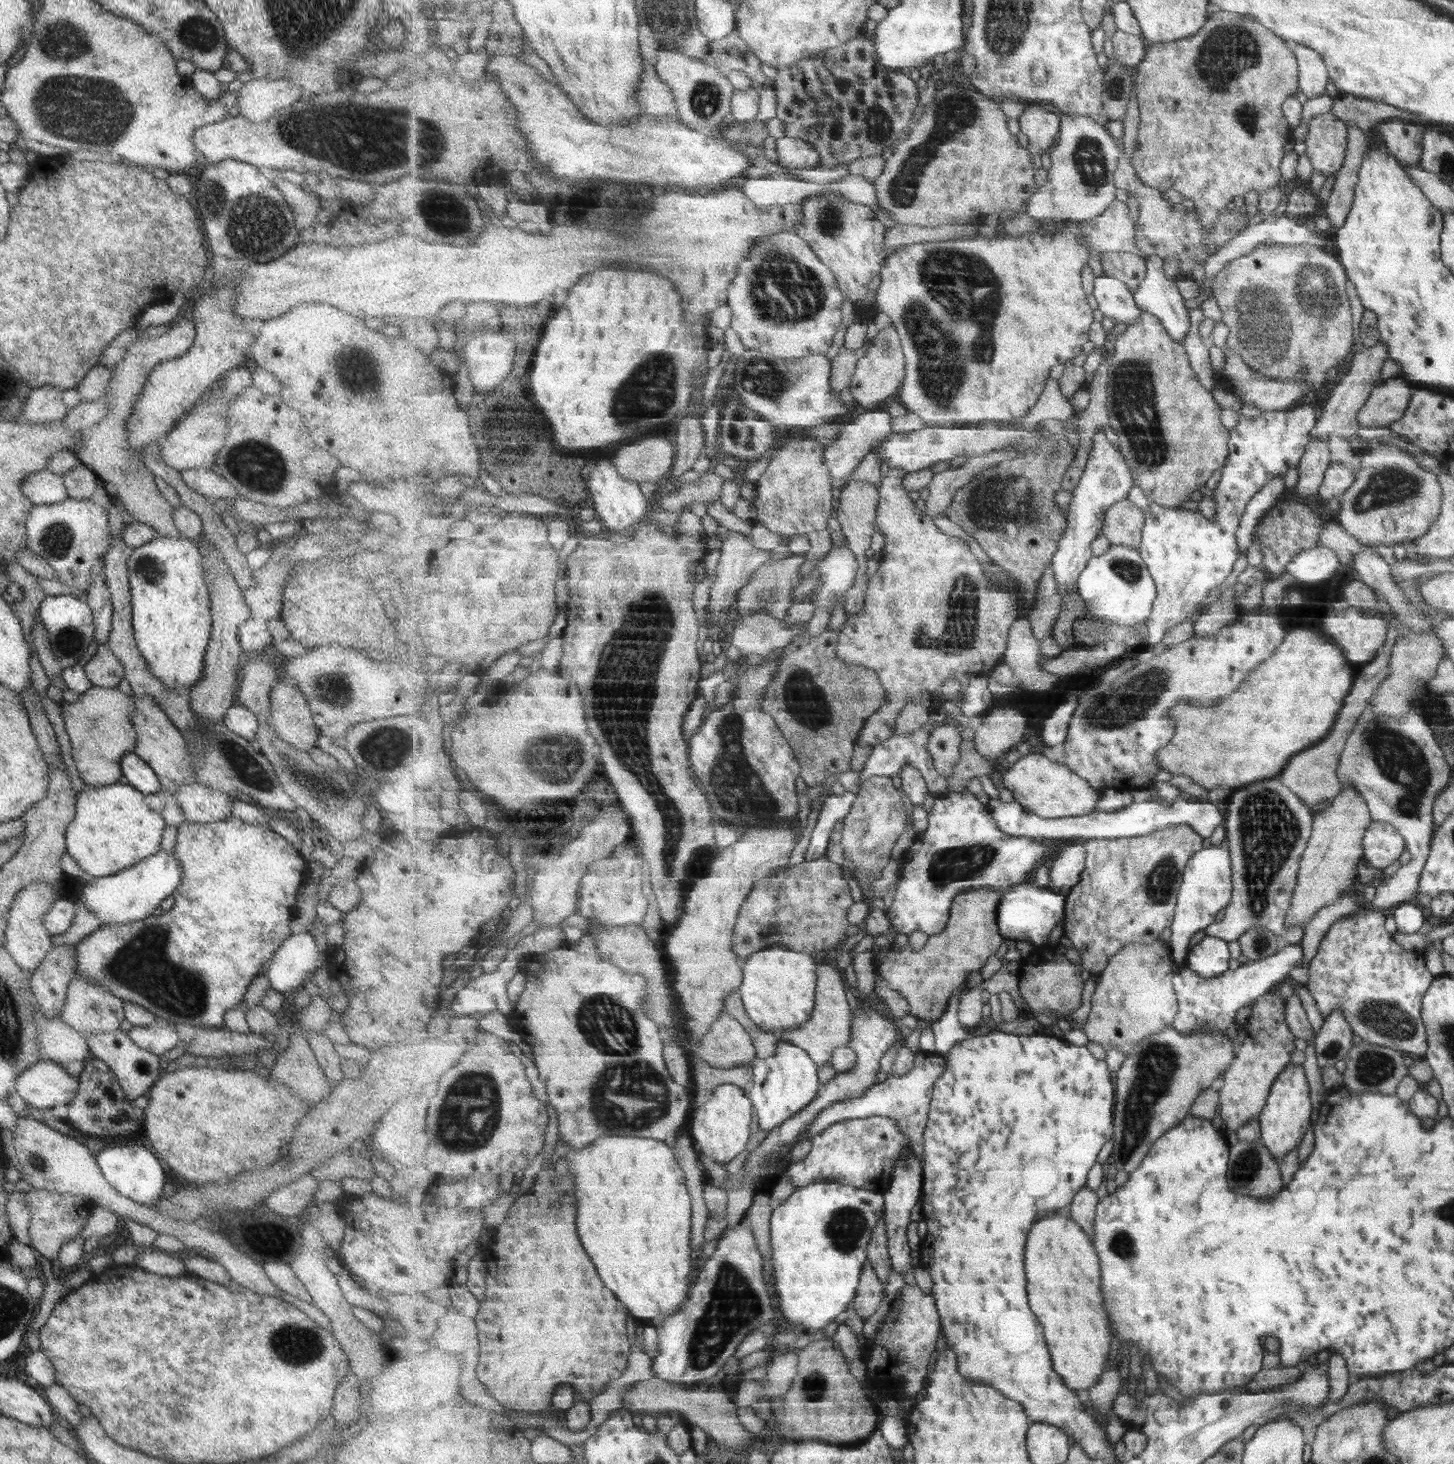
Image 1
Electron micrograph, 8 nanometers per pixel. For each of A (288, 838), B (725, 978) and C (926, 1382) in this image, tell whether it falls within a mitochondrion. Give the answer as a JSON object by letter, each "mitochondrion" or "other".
{"A":"other","B":"other","C":"other"}

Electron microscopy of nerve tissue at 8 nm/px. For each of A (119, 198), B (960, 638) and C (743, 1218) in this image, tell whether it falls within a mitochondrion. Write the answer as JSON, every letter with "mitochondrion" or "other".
{"A":"other","B":"mitochondrion","C":"other"}

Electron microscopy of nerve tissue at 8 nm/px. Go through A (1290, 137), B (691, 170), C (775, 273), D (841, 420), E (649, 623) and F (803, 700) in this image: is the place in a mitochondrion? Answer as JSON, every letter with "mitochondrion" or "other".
{"A":"other","B":"other","C":"mitochondrion","D":"other","E":"mitochondrion","F":"mitochondrion"}

